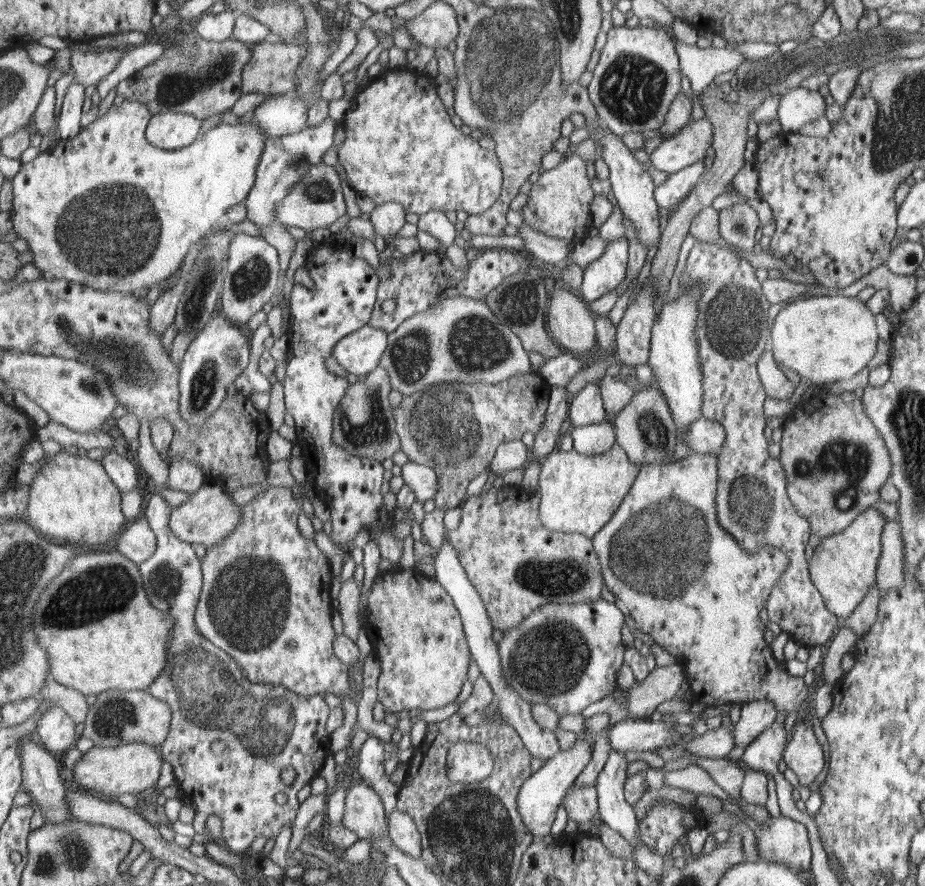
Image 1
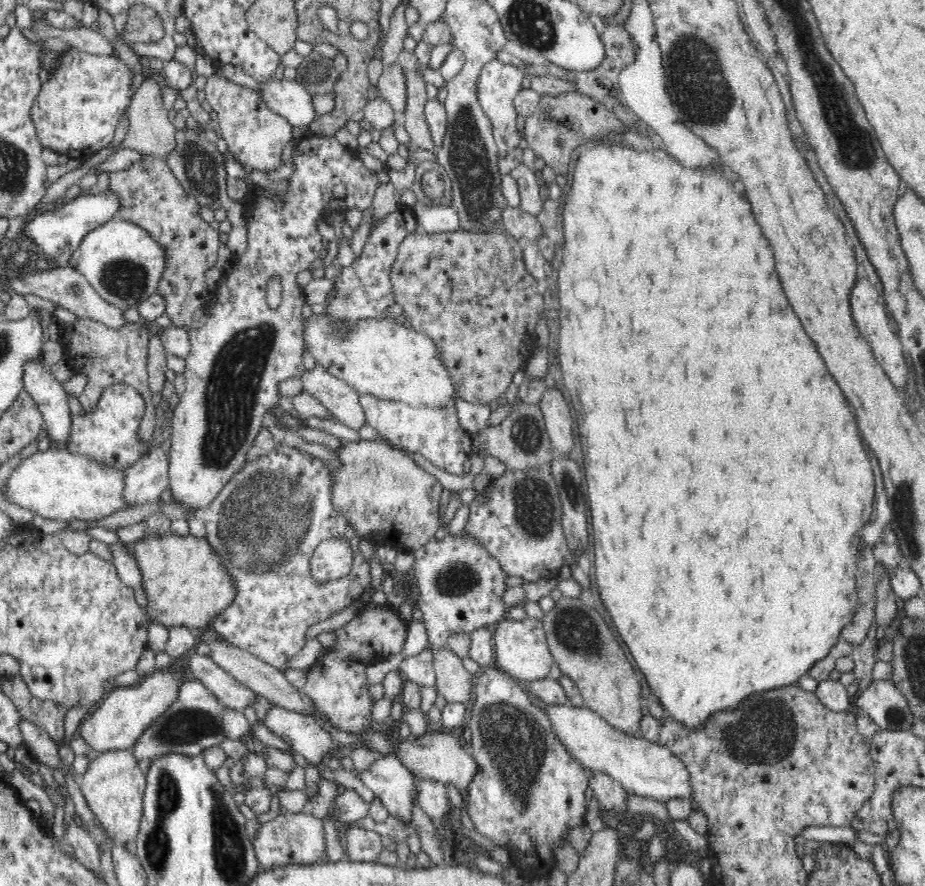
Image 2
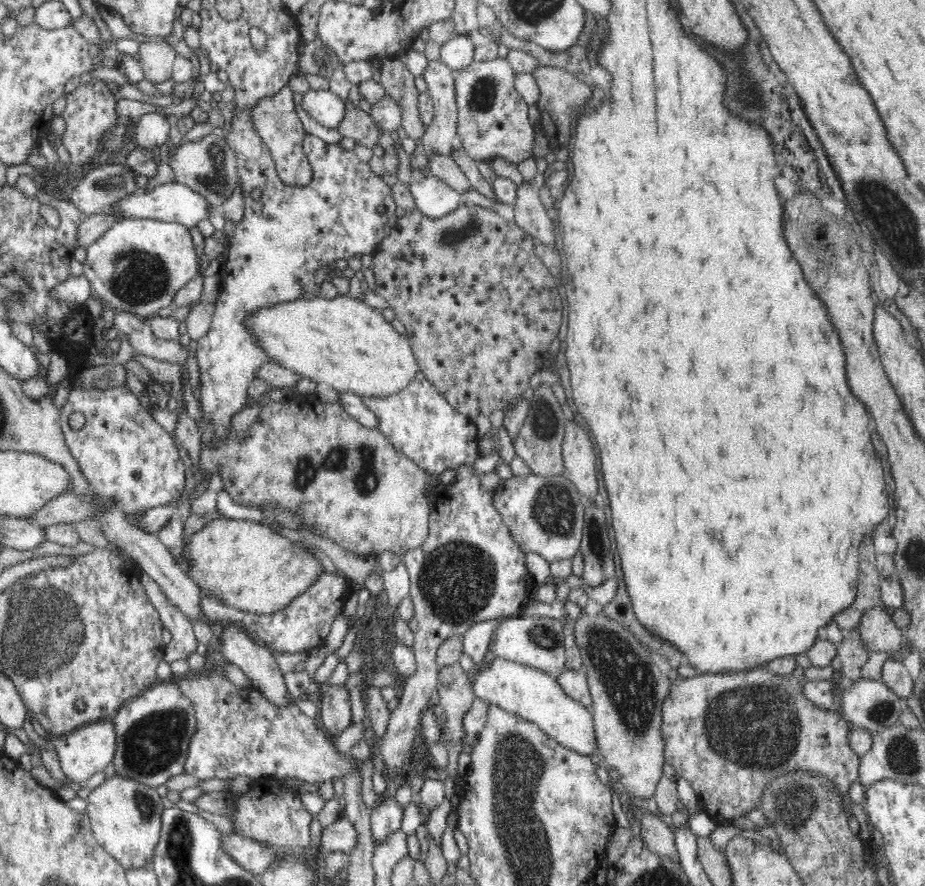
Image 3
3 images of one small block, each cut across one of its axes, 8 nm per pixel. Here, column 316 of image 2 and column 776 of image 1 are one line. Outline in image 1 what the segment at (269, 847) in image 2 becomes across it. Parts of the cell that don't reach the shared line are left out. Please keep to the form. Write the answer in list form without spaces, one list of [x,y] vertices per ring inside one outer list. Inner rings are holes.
[[[722,801],[723,811],[732,811],[740,820],[747,824],[758,837],[757,850],[759,851],[759,858],[762,861],[784,864],[794,870],[800,868],[807,869],[811,866],[812,854],[809,851],[810,841],[808,841],[808,833],[806,825],[801,822],[795,821],[792,818],[786,816],[780,816],[778,818],[771,817],[768,824],[763,827],[757,827],[754,819],[750,819],[744,811],[740,810],[738,805],[730,803],[730,801]]]

